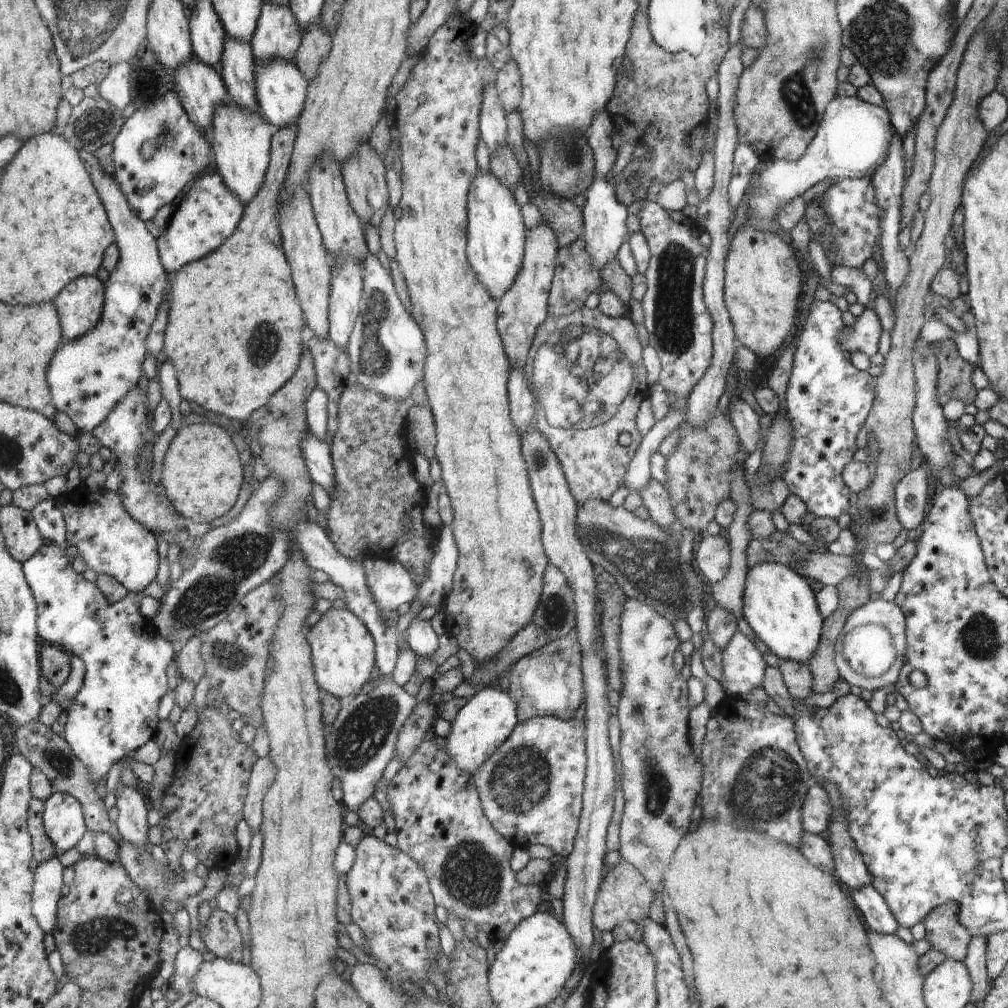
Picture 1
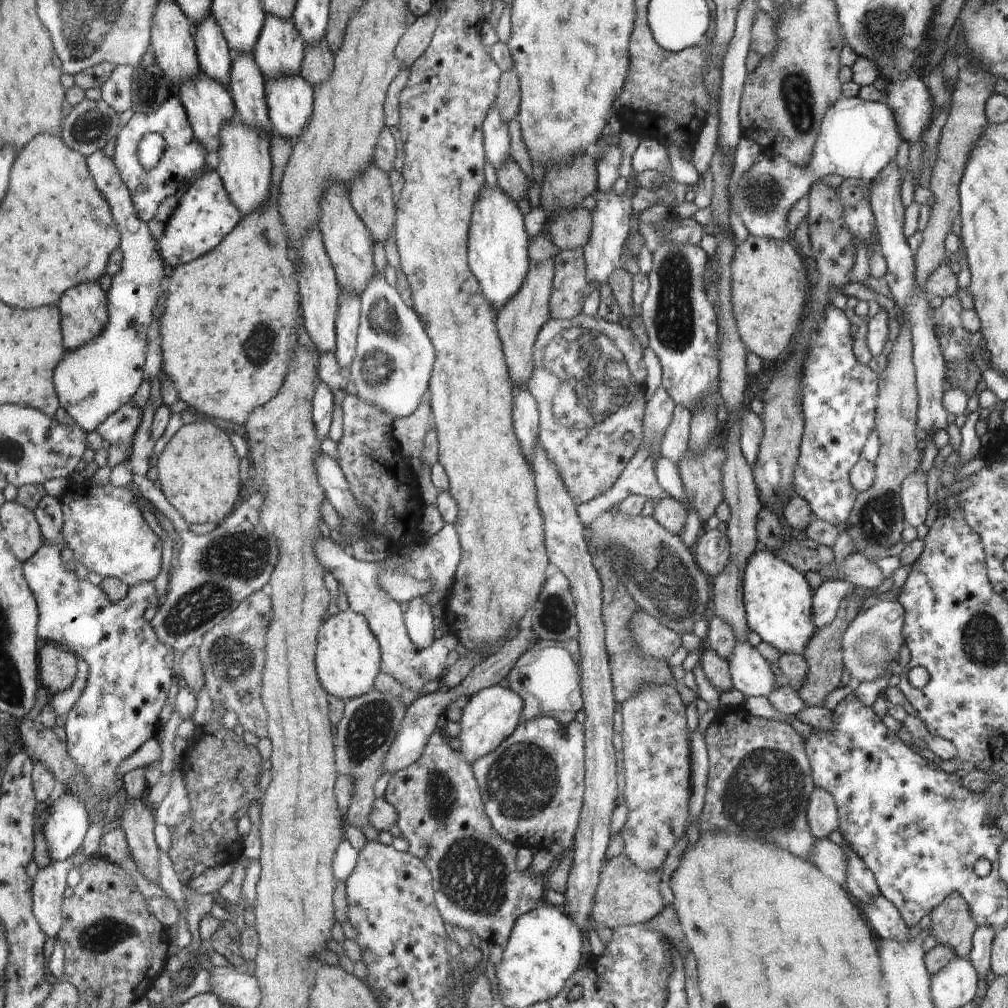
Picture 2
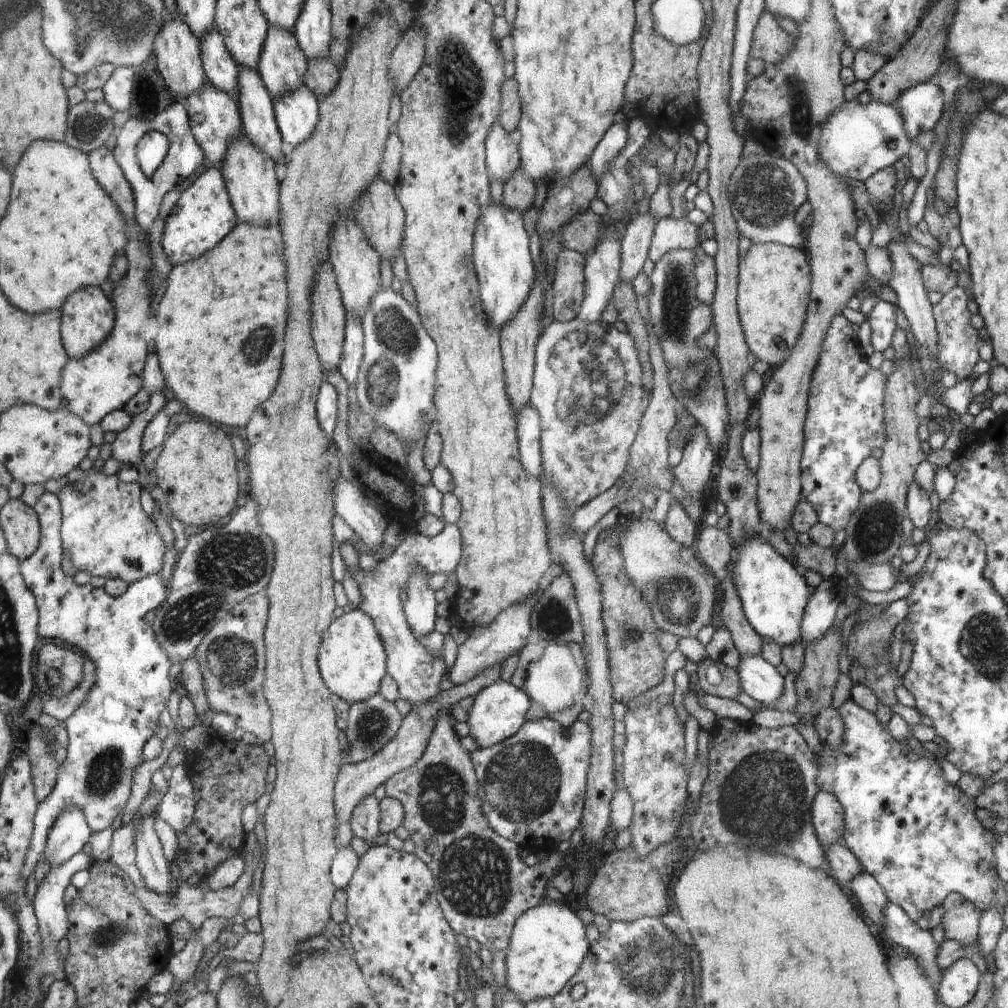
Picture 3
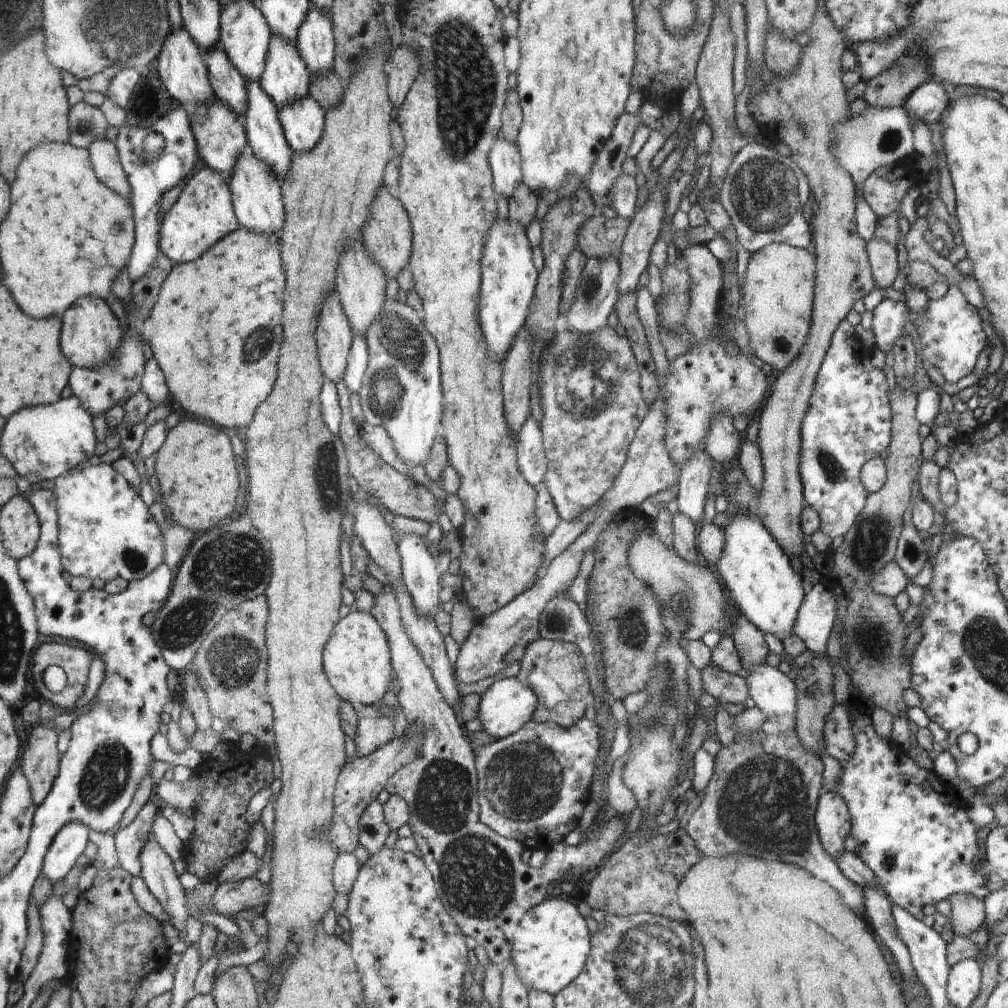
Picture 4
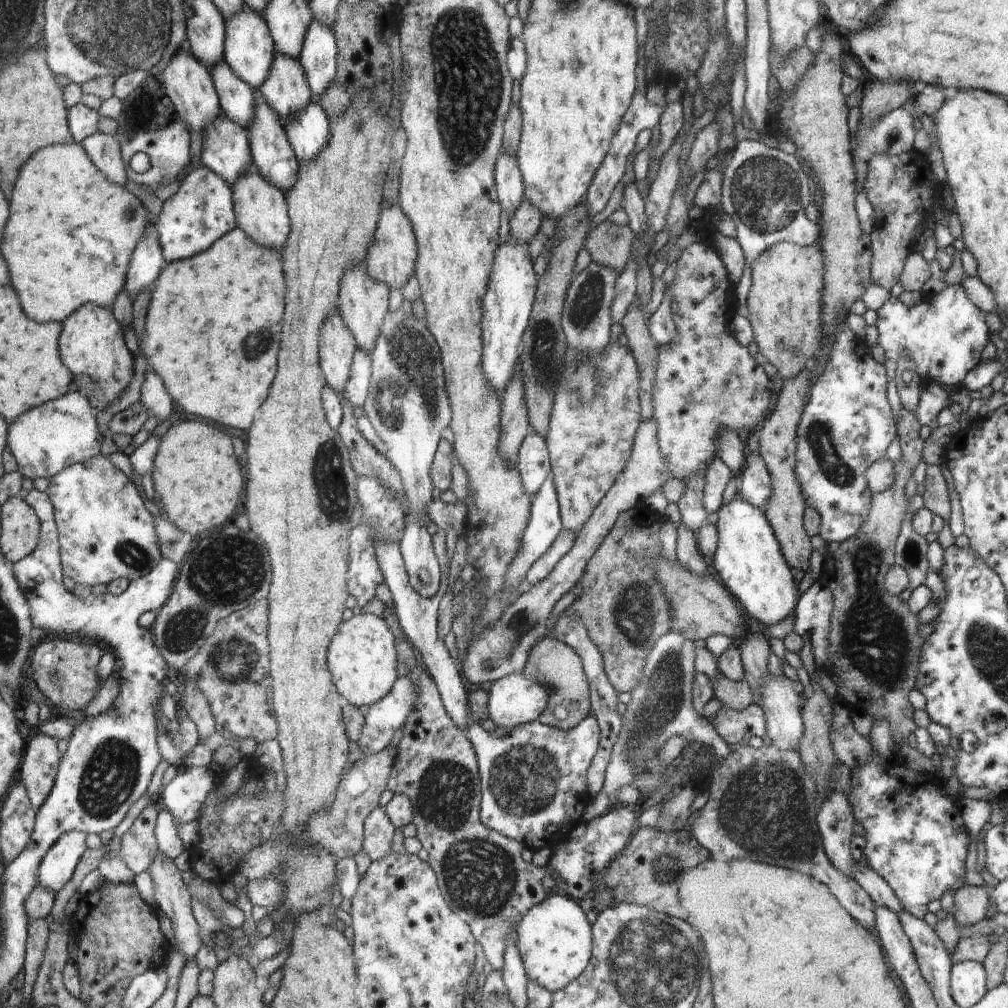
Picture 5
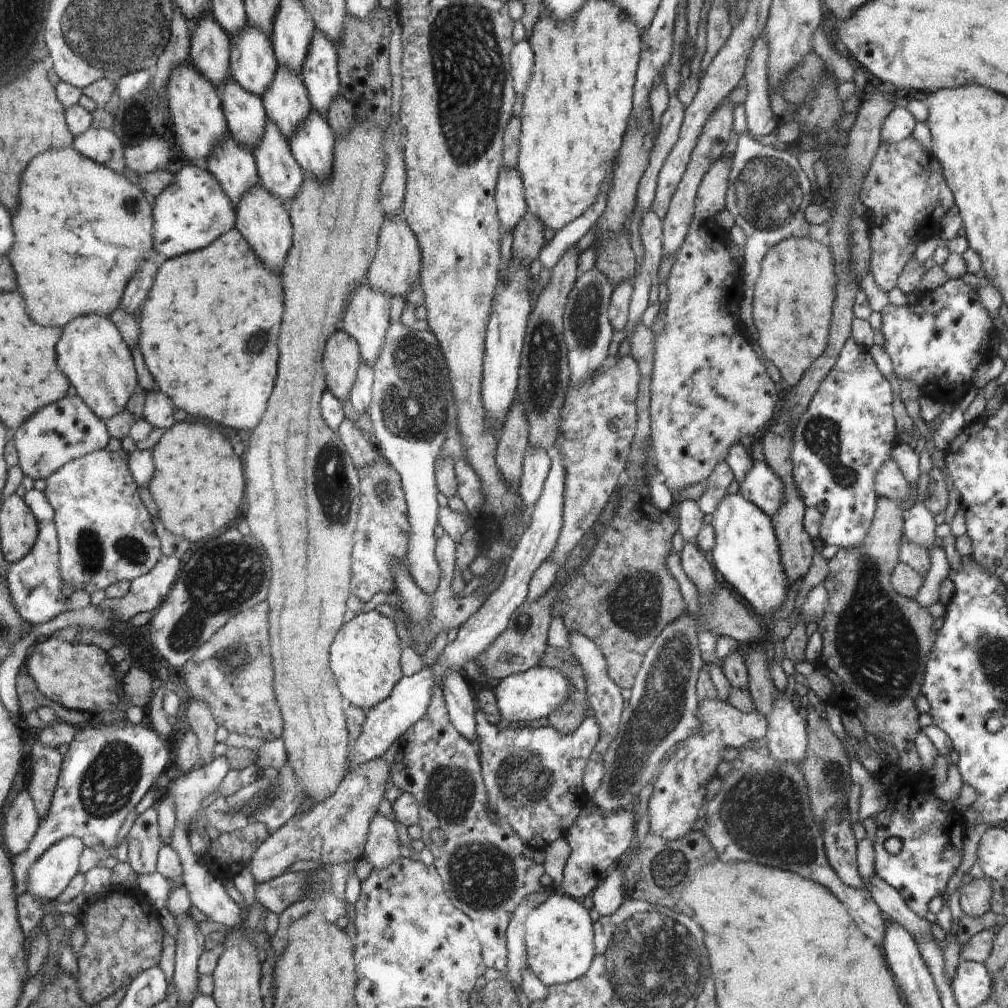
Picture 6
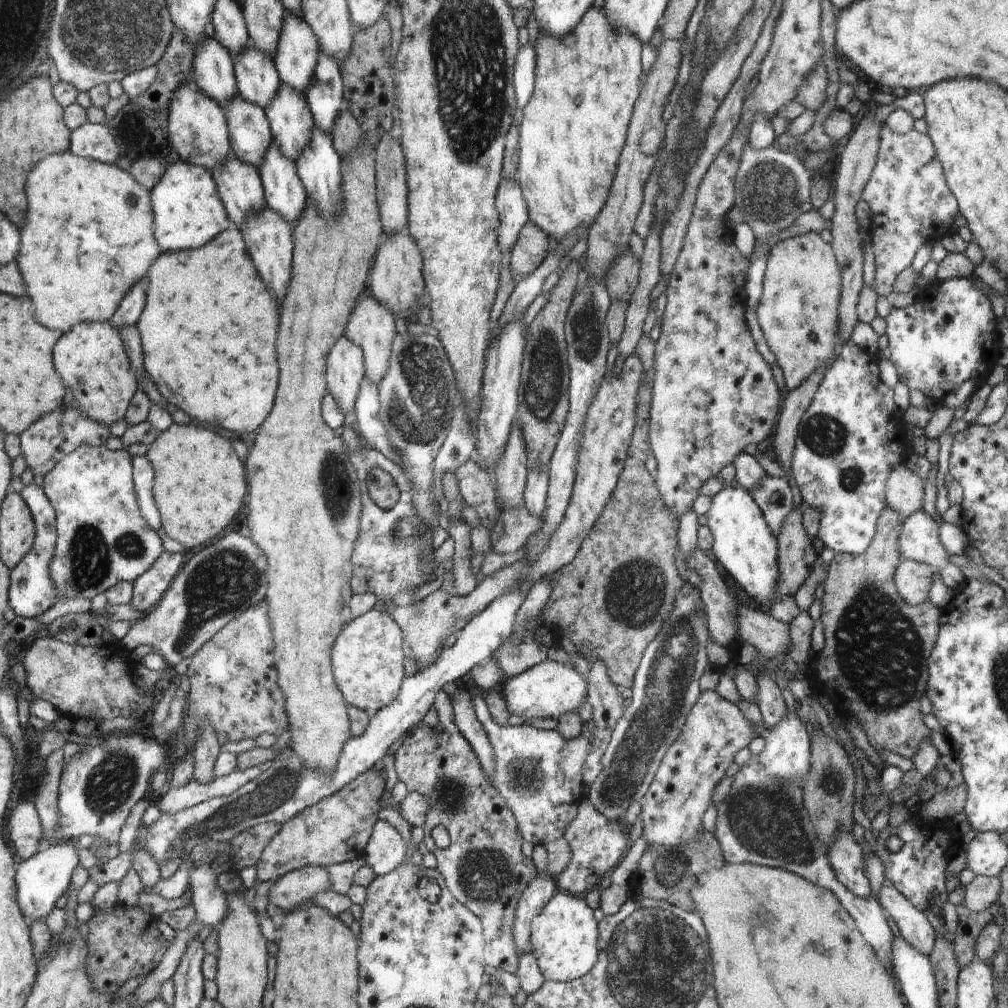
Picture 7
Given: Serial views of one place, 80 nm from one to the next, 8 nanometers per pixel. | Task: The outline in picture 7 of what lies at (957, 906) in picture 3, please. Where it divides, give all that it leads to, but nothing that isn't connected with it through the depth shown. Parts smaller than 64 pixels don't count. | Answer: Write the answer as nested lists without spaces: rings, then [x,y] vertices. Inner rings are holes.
[[[976,875],[976,877],[965,886],[965,899],[963,904],[972,912],[980,912],[996,902],[1001,891],[1001,880],[998,877],[987,877]]]

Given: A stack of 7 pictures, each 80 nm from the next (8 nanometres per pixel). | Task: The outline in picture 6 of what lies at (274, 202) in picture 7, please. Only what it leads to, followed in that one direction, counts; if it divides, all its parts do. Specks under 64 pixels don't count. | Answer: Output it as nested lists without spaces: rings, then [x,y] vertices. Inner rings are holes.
[[[267,119],[263,137],[260,137],[255,151],[261,182],[288,204],[302,189],[306,177],[292,154],[287,136],[272,119]]]

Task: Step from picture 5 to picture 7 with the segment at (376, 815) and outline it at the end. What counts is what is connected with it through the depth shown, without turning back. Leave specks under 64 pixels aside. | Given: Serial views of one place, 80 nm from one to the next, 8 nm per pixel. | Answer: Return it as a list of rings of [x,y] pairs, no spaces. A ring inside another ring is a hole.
[[[378,819],[373,826],[364,857],[376,875],[394,870],[406,862],[406,846],[398,830],[388,821]]]

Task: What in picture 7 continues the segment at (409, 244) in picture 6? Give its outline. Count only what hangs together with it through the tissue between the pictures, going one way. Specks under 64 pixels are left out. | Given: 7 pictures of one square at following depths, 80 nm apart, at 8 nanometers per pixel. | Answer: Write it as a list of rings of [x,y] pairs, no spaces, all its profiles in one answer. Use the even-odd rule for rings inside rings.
[[[405,228],[404,231],[399,233],[392,233],[386,236],[386,240],[380,245],[378,255],[374,258],[374,263],[371,266],[371,272],[368,278],[370,285],[371,296],[374,297],[379,303],[384,306],[390,307],[393,314],[397,317],[406,316],[410,310],[416,310],[418,306],[418,298],[424,290],[425,280],[422,280],[422,255],[417,242],[412,238],[412,235]]]

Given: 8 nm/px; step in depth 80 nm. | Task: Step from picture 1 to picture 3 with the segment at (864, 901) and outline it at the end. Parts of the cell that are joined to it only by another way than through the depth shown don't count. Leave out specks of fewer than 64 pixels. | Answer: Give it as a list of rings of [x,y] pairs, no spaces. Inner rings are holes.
[[[888,901],[883,910],[881,932],[894,945],[906,949],[919,960],[936,990],[942,971],[936,964],[939,944],[934,942],[930,930],[925,931],[918,928],[897,904]]]

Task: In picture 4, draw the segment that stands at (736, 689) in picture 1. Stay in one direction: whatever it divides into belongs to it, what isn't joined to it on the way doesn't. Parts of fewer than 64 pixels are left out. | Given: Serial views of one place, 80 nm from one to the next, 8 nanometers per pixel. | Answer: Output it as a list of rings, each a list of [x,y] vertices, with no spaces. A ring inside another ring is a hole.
[[[766,662],[753,666],[744,676],[749,695],[767,715],[760,733],[785,733],[795,728],[797,688],[795,681]]]

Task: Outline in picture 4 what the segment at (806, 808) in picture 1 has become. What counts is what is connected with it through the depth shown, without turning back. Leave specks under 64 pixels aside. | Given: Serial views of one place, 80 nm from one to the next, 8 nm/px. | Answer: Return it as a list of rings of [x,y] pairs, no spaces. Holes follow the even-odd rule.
[[[826,791],[819,796],[815,825],[818,827],[819,838],[825,850],[833,859],[837,859],[843,851],[842,844],[848,832],[851,832],[850,811],[840,794]]]

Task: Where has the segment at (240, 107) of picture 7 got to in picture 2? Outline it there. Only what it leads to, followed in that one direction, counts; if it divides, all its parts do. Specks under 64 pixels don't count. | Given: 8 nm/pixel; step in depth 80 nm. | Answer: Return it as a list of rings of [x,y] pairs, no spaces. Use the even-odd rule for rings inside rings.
[[[210,14],[194,25],[200,70],[220,82],[229,81],[232,52],[217,20]]]

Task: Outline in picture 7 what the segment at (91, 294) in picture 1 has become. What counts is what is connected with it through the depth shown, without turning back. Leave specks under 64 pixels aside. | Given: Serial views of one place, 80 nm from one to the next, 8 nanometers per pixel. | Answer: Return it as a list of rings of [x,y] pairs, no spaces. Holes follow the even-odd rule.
[[[81,322],[74,326],[70,332],[60,337],[60,346],[56,346],[56,370],[60,370],[60,376],[68,385],[69,392],[74,395],[73,404],[81,408],[87,419],[95,423],[106,425],[108,428],[116,420],[125,416],[130,406],[130,401],[138,390],[137,372],[131,366],[130,356],[127,354],[122,335],[119,329],[110,323]]]

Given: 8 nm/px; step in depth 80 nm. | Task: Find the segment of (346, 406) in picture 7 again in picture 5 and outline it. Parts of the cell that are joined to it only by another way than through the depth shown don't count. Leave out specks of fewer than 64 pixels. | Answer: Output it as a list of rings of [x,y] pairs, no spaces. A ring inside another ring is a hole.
[[[332,312],[322,332],[321,360],[328,387],[345,392],[353,358],[358,350],[355,335],[348,330],[342,315]]]

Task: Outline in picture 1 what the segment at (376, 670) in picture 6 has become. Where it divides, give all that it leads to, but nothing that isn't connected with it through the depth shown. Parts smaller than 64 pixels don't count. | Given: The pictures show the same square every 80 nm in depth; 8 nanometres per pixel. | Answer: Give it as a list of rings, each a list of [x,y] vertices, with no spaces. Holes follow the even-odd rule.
[[[327,608],[321,618],[310,627],[311,659],[316,682],[320,690],[341,699],[356,696],[358,690],[368,682],[370,670],[374,666],[374,642],[371,631],[347,608]]]

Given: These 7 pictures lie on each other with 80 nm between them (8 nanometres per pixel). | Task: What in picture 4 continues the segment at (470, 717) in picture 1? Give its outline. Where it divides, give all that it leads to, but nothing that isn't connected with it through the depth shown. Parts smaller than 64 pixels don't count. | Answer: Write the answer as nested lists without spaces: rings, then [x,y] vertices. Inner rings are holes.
[[[516,677],[492,680],[482,686],[480,689],[479,721],[482,731],[488,736],[498,740],[509,739],[511,734],[523,728],[528,721],[534,716],[536,708],[538,708],[538,698],[535,691],[528,685],[521,683]]]

